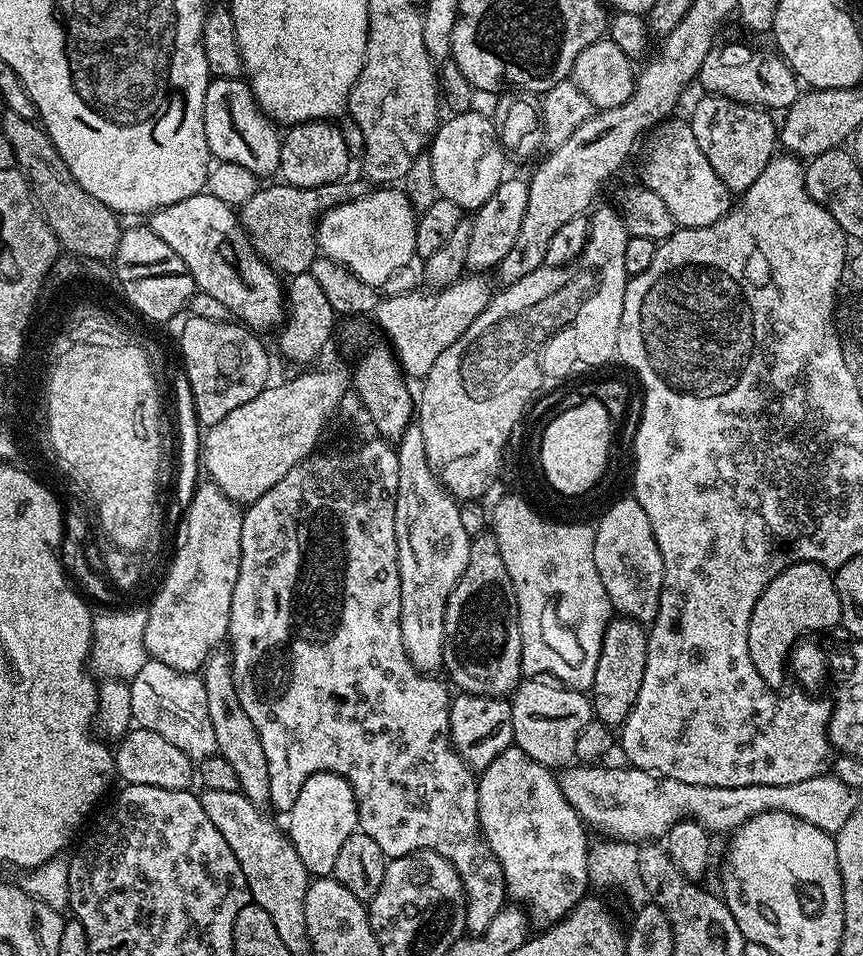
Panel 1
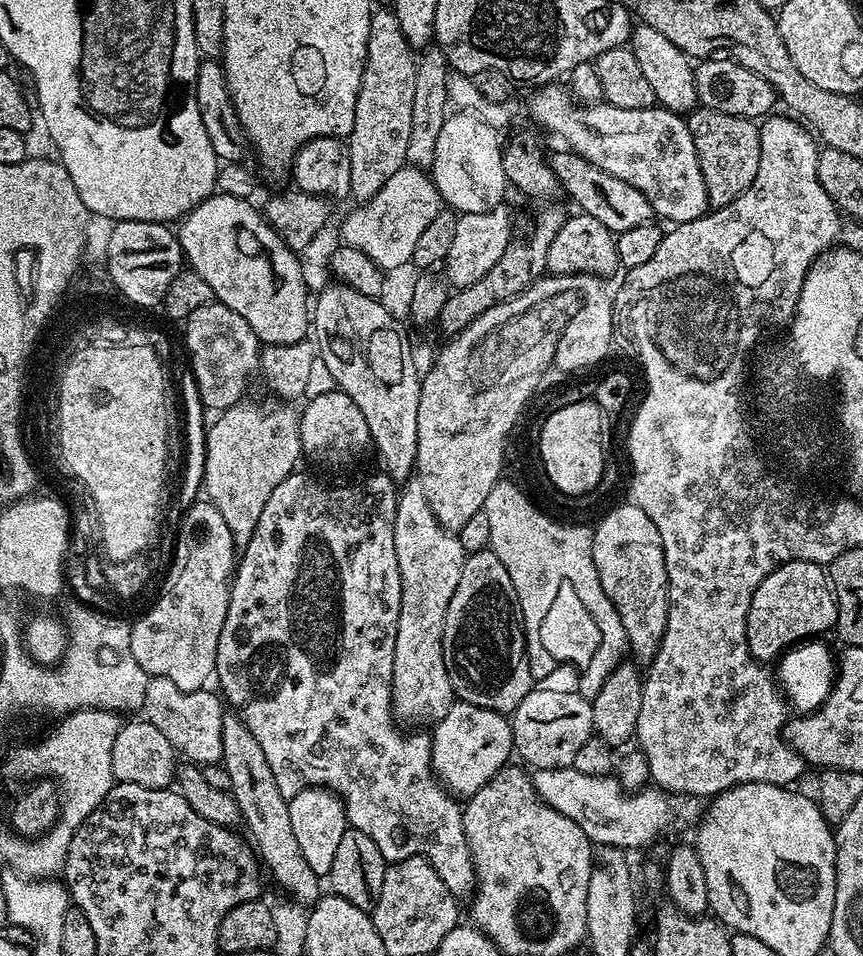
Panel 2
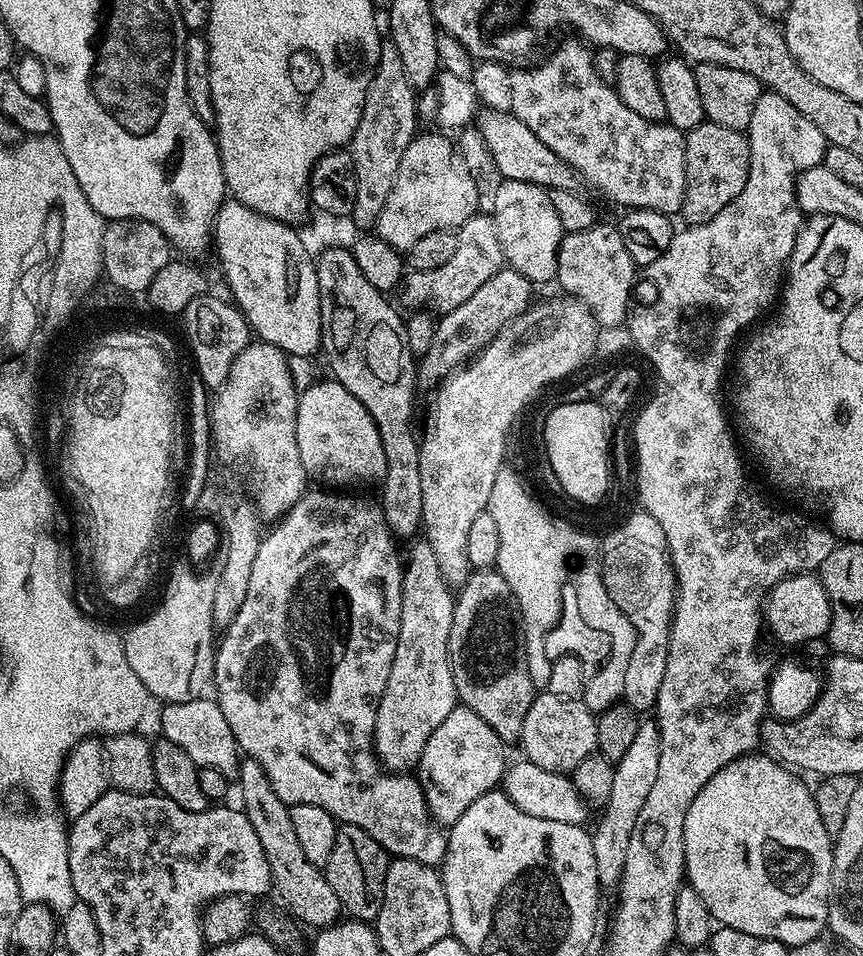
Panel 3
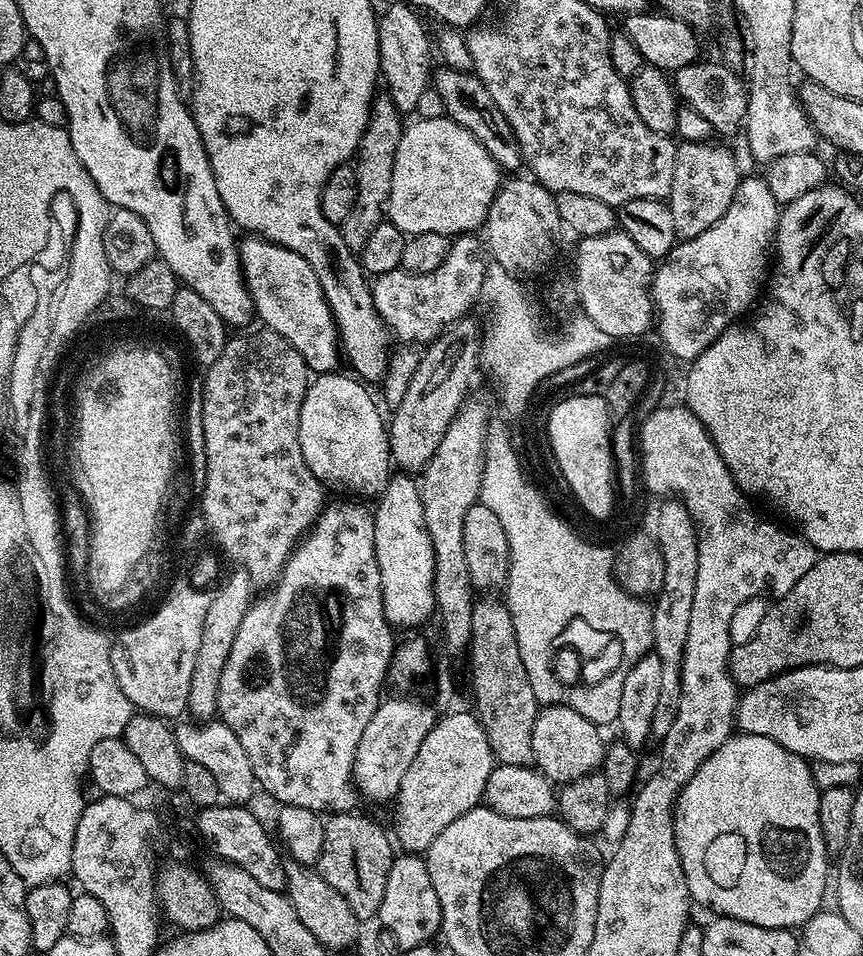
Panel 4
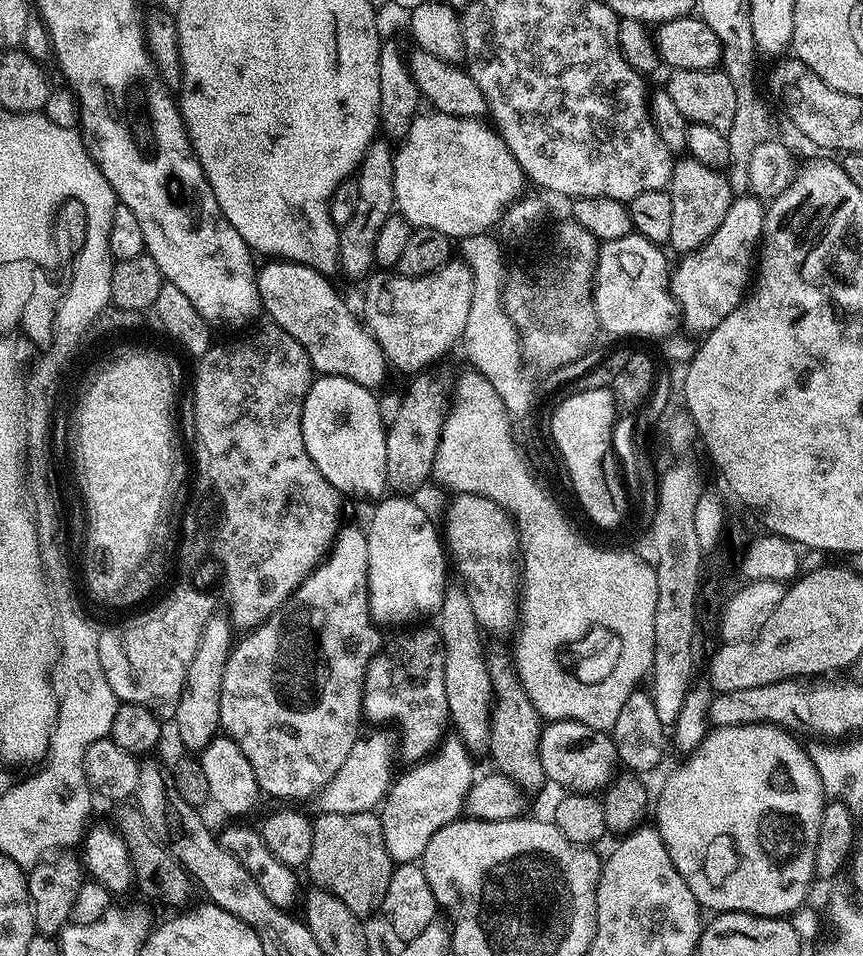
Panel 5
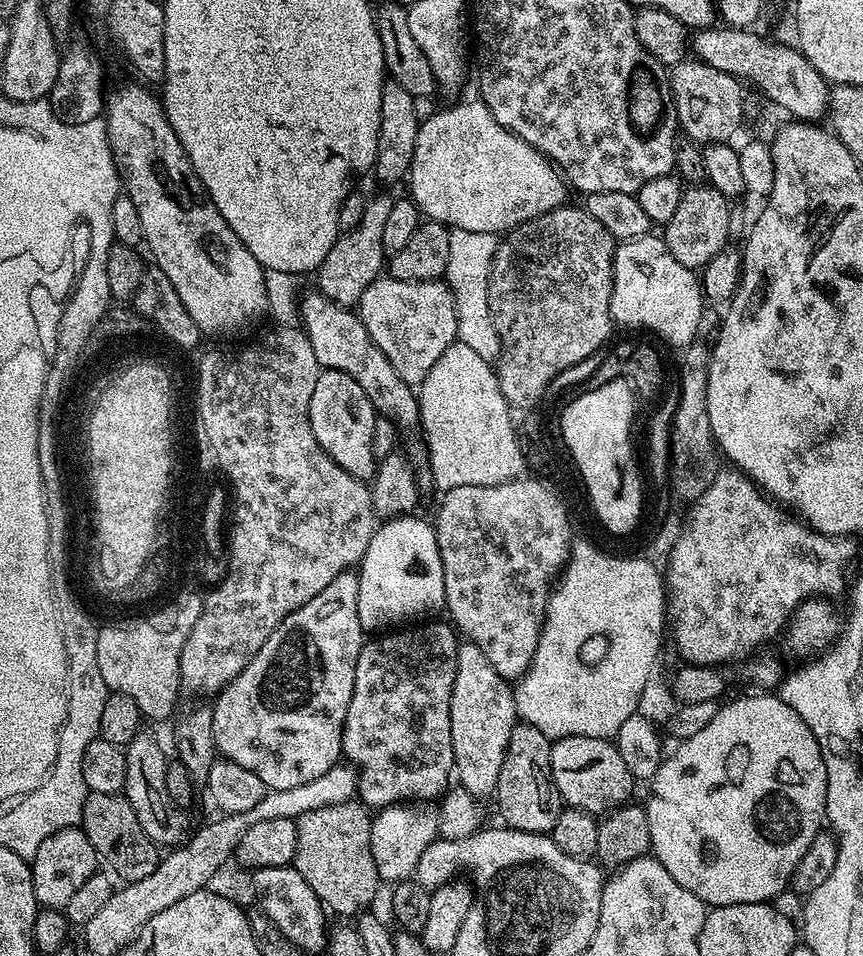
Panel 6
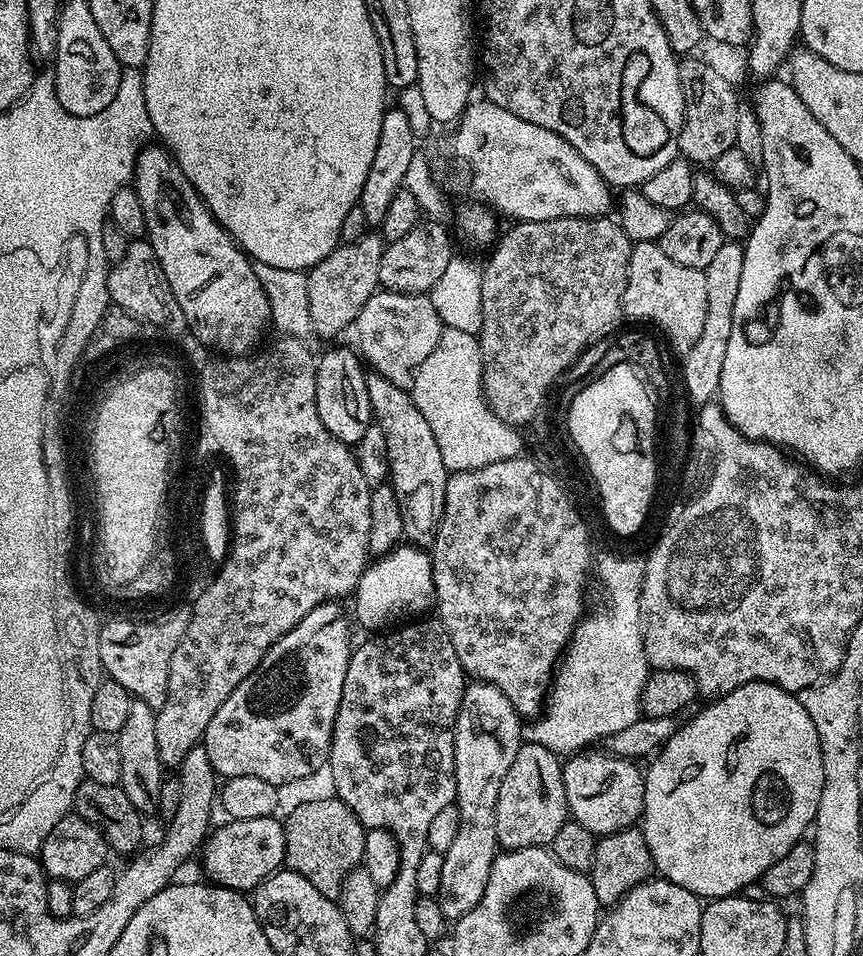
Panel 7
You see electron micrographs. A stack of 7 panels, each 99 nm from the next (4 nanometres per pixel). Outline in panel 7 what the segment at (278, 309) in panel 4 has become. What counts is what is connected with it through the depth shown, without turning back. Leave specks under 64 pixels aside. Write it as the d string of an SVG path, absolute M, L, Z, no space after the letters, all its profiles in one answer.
M368 374L366 391L372 407L372 419L382 434L386 434L388 474L398 506L402 508L404 540L409 545L431 545L444 513L446 482L450 475L442 462L442 450L438 450L438 442L434 442L434 430L430 430L426 418L422 418L422 410L414 406L409 389L394 386L381 376Z

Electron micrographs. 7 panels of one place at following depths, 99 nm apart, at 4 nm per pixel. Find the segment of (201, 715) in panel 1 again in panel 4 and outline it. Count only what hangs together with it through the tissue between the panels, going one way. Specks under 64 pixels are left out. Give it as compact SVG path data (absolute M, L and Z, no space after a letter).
M219 718L197 724L187 723L177 723L174 728L177 744L184 759L199 762L201 766L206 766L206 770L210 770L210 774L214 774L214 782L218 782L218 790L225 801L241 806L247 805L248 799L258 792L258 785L254 766L250 766L250 758L246 758L246 750L242 750L242 742L238 742L234 730L230 730L230 726L226 726Z

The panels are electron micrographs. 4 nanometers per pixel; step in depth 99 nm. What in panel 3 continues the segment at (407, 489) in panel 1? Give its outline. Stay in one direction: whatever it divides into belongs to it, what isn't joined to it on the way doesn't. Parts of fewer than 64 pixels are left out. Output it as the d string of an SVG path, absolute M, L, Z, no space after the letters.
M417 540L408 556L406 552L403 565L402 618L390 678L386 678L386 690L376 711L372 739L380 767L393 774L407 773L419 765L430 734L442 726L446 714L458 707L454 674L450 674L448 657L454 592L442 578L438 560L434 558L434 550L430 550L427 540Z

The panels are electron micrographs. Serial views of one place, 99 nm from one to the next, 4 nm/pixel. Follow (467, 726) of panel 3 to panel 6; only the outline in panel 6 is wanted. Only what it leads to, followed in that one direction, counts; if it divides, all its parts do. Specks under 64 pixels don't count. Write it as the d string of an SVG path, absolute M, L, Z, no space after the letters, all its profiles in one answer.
M405 802L379 809L372 816L370 854L374 854L374 866L378 866L381 881L413 879L418 858L422 858L422 850L426 850L426 846L430 846L430 842L437 839L437 836L436 808L427 803Z

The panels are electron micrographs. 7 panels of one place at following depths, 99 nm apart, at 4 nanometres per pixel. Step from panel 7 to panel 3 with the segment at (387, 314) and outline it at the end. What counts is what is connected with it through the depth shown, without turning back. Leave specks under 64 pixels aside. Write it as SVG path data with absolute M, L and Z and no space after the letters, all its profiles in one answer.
M477 214L460 225L456 232L454 255L444 265L438 266L438 270L409 271L398 289L398 295L409 304L409 309L443 314L454 310L454 306L462 306L462 302L471 298L477 292L478 286L486 282L486 278L494 278L496 271L505 267L505 264L492 216Z

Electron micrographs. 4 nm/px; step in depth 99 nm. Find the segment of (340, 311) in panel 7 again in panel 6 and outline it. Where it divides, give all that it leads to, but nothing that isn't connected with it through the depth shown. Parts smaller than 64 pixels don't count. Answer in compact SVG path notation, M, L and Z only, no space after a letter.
M373 195L362 213L362 219L358 221L358 226L354 226L354 230L349 232L341 232L336 237L330 254L326 254L318 269L318 277L320 276L318 290L327 300L345 306L359 305L362 294L366 294L366 286L370 286L370 282L374 282L376 277L381 275L386 264L382 250L382 225L386 223L390 214L392 201L391 195L376 197Z

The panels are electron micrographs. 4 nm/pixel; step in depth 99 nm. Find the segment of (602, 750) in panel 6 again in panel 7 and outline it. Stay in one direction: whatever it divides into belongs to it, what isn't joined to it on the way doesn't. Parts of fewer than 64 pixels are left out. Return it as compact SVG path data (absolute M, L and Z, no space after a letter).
M572 754L563 761L566 802L571 819L598 838L633 827L644 815L644 777L639 763L623 756Z

